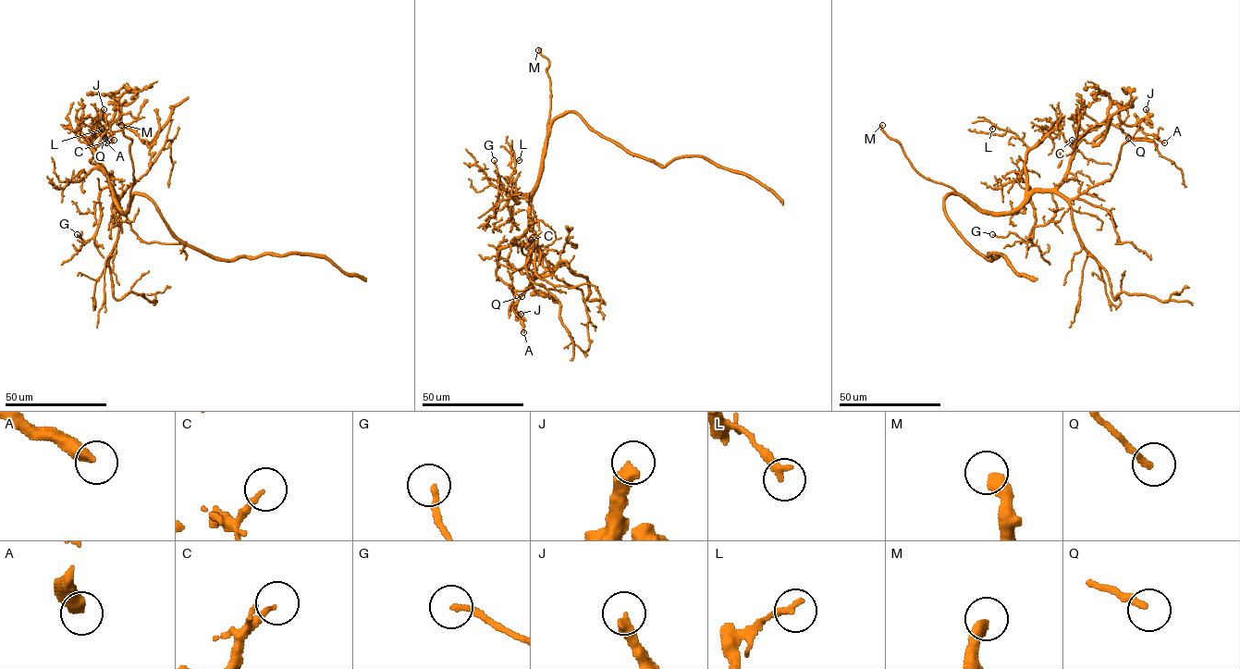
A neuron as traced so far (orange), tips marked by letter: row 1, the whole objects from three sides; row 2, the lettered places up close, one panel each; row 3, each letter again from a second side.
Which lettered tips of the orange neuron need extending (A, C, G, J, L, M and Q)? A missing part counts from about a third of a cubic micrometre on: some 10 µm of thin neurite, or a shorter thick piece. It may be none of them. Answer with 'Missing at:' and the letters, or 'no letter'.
Missing at: A, J, M

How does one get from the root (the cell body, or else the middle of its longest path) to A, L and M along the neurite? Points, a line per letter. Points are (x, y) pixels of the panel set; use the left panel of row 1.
A: (128, 207), (119, 206), (95, 154), (111, 138), (115, 104), (114, 117), (95, 128), (106, 142)
L: (128, 207), (124, 212), (114, 200), (108, 177), (90, 146), (91, 133), (99, 125), (102, 129)
M: (128, 207), (134, 179), (129, 153), (131, 140), (124, 134), (121, 125)

